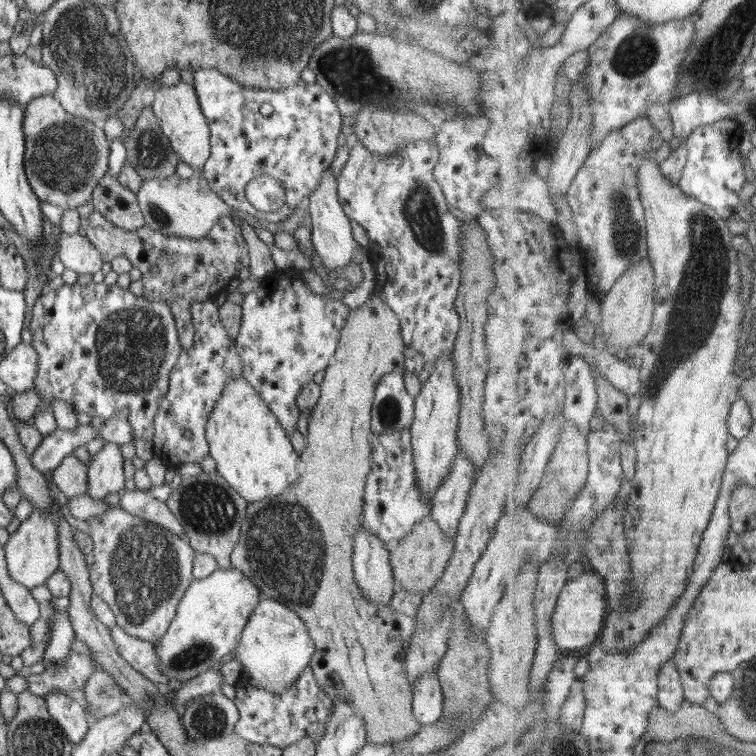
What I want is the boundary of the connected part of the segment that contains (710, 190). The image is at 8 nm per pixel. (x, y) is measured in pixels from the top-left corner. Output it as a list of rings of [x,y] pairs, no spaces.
[[[722,120],[699,128],[692,137],[684,141],[690,150],[681,187],[694,198],[712,206],[723,218],[737,216],[736,208],[743,205],[742,190],[748,182],[746,176],[747,157],[740,149],[745,138],[744,125],[733,120]]]

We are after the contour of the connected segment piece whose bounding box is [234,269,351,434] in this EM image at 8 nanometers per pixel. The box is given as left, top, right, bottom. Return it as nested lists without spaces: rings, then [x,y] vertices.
[[[285,269],[284,278],[286,279],[278,280],[277,282],[272,280],[269,288],[266,287],[266,282],[262,281],[262,285],[260,285],[256,290],[243,296],[243,301],[241,302],[243,319],[240,323],[238,336],[234,340],[236,351],[238,351],[238,355],[240,355],[243,362],[241,375],[257,390],[257,393],[264,399],[264,402],[267,402],[268,408],[270,408],[270,410],[276,415],[276,418],[279,420],[279,423],[282,425],[282,428],[284,428],[287,434],[292,434],[298,424],[298,417],[301,414],[301,410],[297,407],[297,398],[300,391],[303,389],[305,384],[308,384],[311,380],[313,380],[312,377],[316,374],[316,372],[325,370],[329,365],[328,363],[331,362],[340,340],[341,330],[343,329],[349,312],[351,311],[342,303],[340,299],[337,300],[332,297],[314,294],[314,292],[306,286],[306,281],[304,281],[303,277],[300,278],[300,276],[290,276],[290,274],[292,274],[292,269]]]

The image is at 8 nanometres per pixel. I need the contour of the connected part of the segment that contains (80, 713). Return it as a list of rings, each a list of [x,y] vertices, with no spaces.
[[[47,690],[44,700],[51,717],[61,727],[72,746],[83,741],[90,727],[84,707],[62,691]]]

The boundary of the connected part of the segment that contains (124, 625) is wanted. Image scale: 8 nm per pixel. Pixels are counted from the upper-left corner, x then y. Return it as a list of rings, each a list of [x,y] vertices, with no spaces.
[[[118,505],[88,521],[94,564],[89,568],[93,595],[111,606],[117,626],[128,636],[156,644],[175,618],[192,577],[196,551],[190,542],[159,524],[126,513]]]

